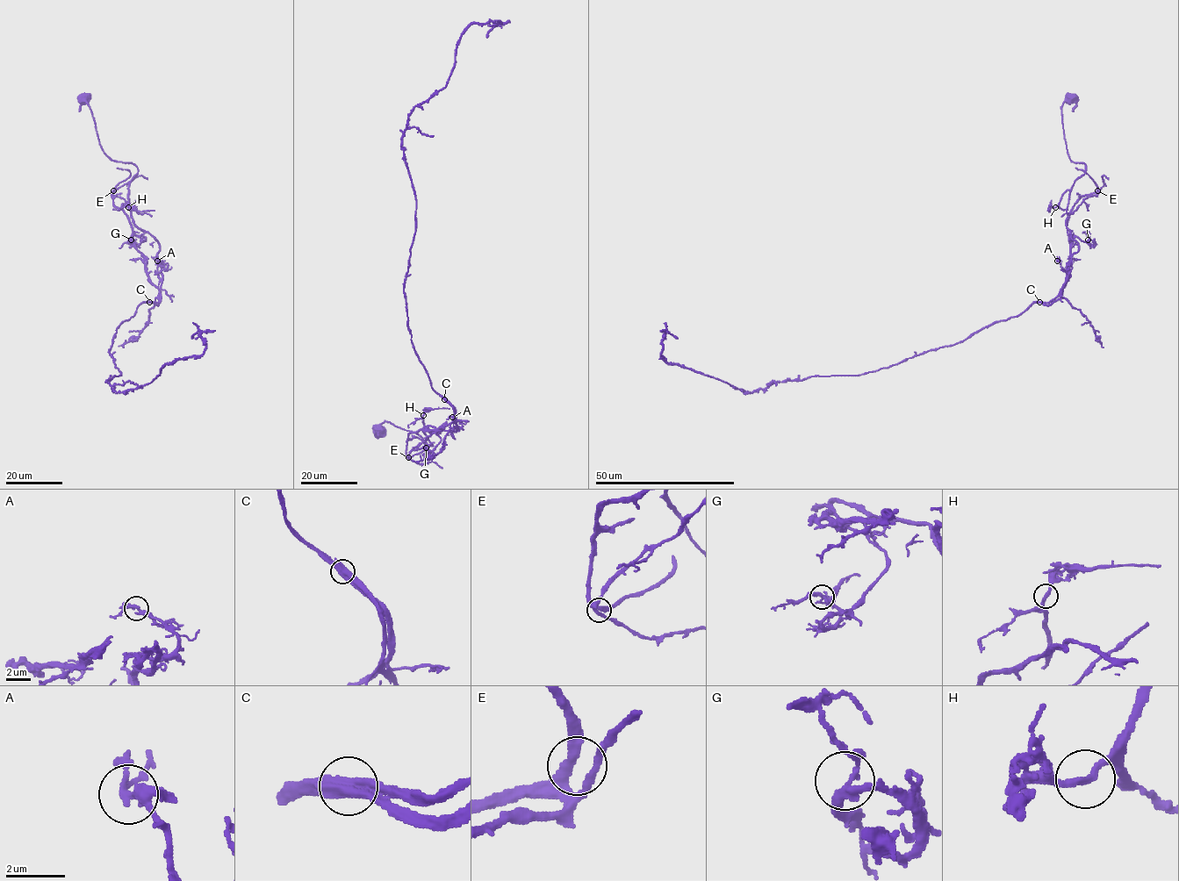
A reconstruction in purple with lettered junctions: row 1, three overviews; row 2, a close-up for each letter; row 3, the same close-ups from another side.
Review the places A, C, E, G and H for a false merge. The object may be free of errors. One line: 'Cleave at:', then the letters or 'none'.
Cleave at: C

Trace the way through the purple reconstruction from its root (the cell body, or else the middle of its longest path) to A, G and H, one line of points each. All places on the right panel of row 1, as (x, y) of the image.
A: (1070, 98), (1061, 107), (1066, 148), (1085, 173), (1072, 187), (1066, 225), (1079, 250), (1065, 270), (1057, 261)
G: (1070, 98), (1066, 148), (1085, 173), (1067, 209), (1079, 250), (1063, 287), (1068, 235), (1093, 247), (1088, 239)
H: (1070, 98), (1061, 107), (1066, 148), (1072, 161), (1085, 165), (1085, 173), (1066, 190), (1055, 207)

